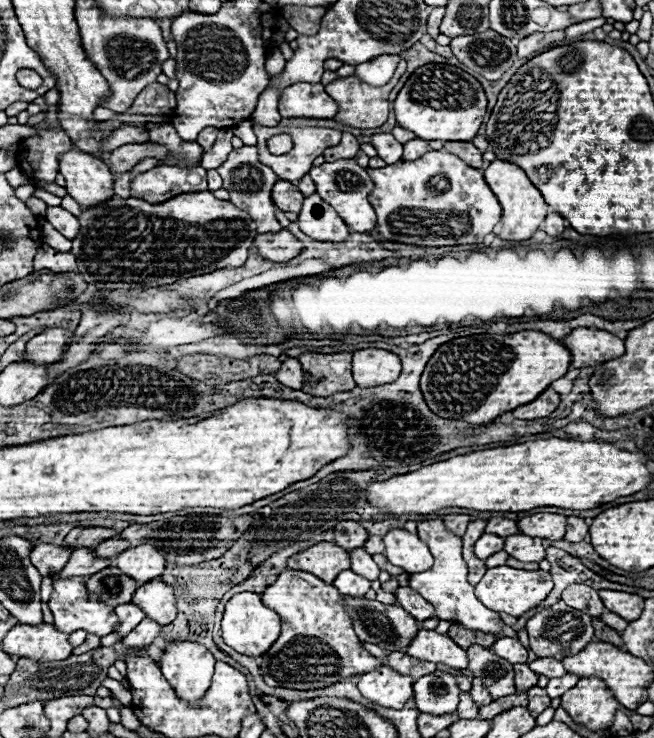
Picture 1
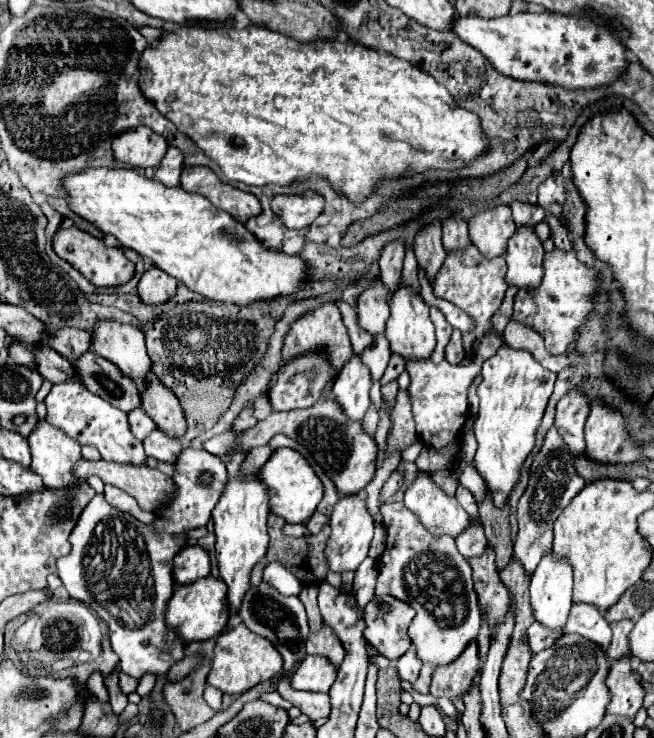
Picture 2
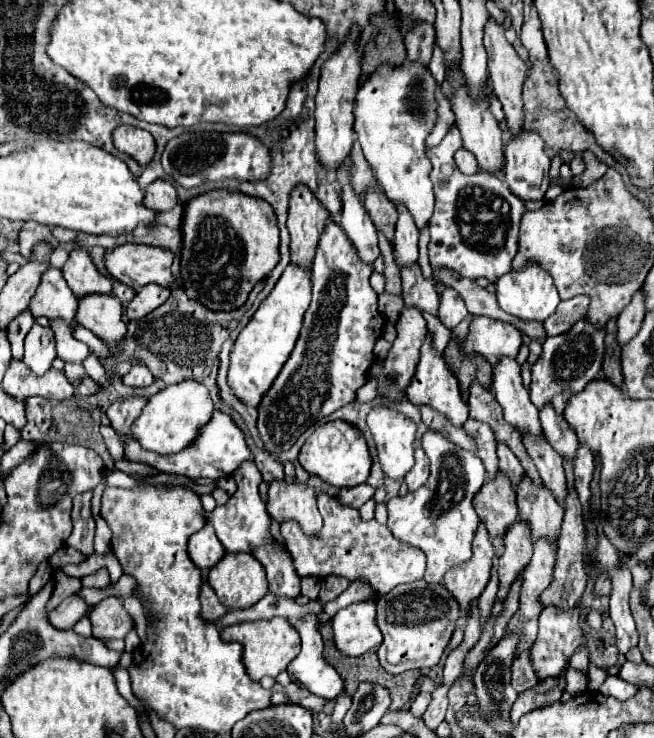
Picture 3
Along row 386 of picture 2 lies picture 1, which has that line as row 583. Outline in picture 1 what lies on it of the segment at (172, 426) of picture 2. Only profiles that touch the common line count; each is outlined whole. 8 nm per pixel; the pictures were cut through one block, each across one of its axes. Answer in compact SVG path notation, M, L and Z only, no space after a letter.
M160 578L150 580L142 584L136 592L134 598L136 606L140 606L148 618L154 622L160 622L160 626L166 626L176 618L176 598L174 598L174 588L162 582Z

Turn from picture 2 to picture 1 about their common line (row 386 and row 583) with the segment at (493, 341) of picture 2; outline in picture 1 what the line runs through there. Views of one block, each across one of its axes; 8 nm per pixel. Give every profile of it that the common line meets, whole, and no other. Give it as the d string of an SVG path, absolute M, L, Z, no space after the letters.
M432 518L432 520L420 520L418 522L418 536L422 542L428 544L434 556L434 566L430 570L424 570L420 574L410 576L410 586L422 594L434 608L436 608L436 618L438 620L448 620L452 624L462 624L468 630L480 630L480 632L492 632L498 638L502 634L502 620L498 618L496 612L488 610L474 594L474 586L468 584L468 568L462 558L462 538L452 534L442 518Z

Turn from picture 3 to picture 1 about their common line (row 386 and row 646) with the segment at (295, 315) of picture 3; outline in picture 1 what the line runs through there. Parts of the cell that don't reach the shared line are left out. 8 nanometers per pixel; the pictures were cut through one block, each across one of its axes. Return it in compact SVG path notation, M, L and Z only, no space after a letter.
M240 592L226 602L224 618L222 618L222 638L228 646L238 650L240 654L258 656L258 654L264 654L264 650L268 650L272 642L276 642L276 638L280 636L280 624L282 624L280 616L276 616L274 610L262 604L260 594Z

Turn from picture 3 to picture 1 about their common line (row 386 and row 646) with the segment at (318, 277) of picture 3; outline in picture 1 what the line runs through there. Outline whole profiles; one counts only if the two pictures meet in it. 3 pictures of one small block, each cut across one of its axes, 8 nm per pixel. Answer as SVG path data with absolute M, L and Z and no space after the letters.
M284 570L278 574L276 582L266 588L262 594L262 602L272 608L280 620L282 620L282 632L278 640L260 656L260 672L264 676L264 682L268 686L280 686L280 688L294 688L294 690L310 690L310 688L324 688L334 682L340 682L342 678L362 674L368 670L376 670L382 662L374 656L370 656L360 644L358 636L354 634L352 620L348 620L348 614L342 608L342 594L326 582L320 582L320 578L302 572L302 570Z

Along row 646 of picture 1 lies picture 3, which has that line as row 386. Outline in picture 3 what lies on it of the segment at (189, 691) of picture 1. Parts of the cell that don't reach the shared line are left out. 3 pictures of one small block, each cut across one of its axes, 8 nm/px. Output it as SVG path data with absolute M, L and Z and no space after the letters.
M182 380L178 384L166 386L148 400L140 418L134 422L132 432L144 448L154 450L158 454L172 454L192 442L196 430L200 430L200 426L204 426L204 422L208 422L208 418L212 416L212 410L214 402L210 398L208 388L196 380Z

